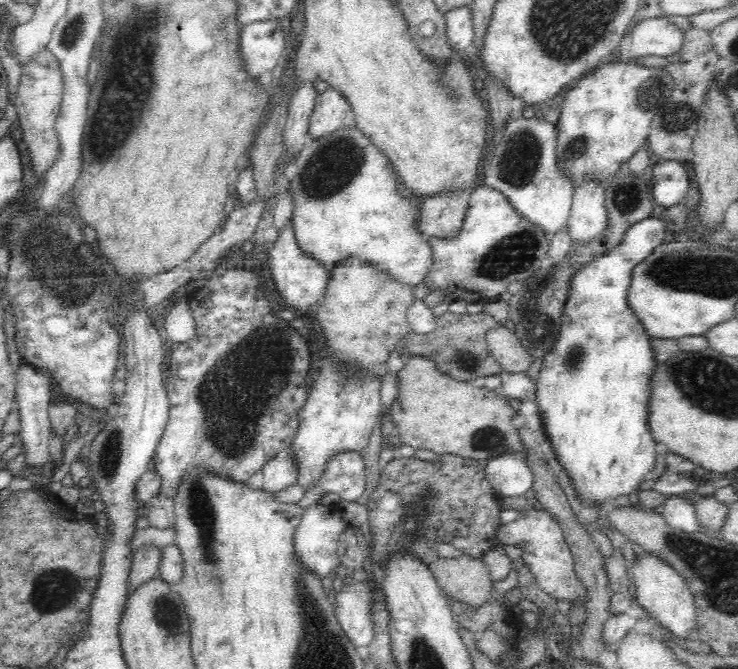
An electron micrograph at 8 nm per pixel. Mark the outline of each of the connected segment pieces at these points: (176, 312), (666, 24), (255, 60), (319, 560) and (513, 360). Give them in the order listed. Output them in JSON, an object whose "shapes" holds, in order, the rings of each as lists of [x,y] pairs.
{"shapes":[[[[174,302],[166,312],[164,328],[167,342],[180,344],[190,340],[196,332],[196,323],[188,306]]],[[[664,17],[642,18],[630,32],[633,59],[641,56],[670,56],[678,52],[684,40],[684,31]]],[[[266,20],[240,27],[237,53],[244,72],[252,80],[274,70],[285,56],[287,39],[279,21]]],[[[313,504],[312,507],[305,510],[300,525],[294,531],[294,556],[308,572],[313,572],[320,579],[333,576],[342,566],[342,561],[338,557],[339,538],[342,530],[346,530],[347,525],[342,521],[340,511],[336,504],[331,506]]],[[[505,325],[489,328],[485,334],[485,341],[499,370],[524,372],[533,364],[528,353],[519,345],[520,341],[514,331]]]]}

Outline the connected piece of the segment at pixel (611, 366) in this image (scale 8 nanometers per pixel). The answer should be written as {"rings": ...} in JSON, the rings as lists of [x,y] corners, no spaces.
{"rings":[[[648,216],[632,223],[628,230],[623,234],[622,241],[615,248],[596,257],[592,262],[586,263],[584,266],[576,269],[570,277],[568,296],[564,303],[561,314],[561,327],[559,328],[558,338],[554,342],[554,346],[550,348],[548,354],[540,360],[541,367],[539,368],[538,376],[535,381],[535,401],[538,414],[541,416],[541,423],[550,447],[556,455],[558,465],[562,466],[564,472],[570,479],[570,484],[576,497],[582,505],[596,506],[601,517],[604,517],[606,502],[616,500],[622,496],[629,496],[640,490],[640,485],[644,482],[648,473],[650,473],[656,465],[657,452],[660,449],[659,445],[654,441],[650,434],[650,429],[647,425],[647,400],[650,392],[650,377],[653,368],[658,364],[653,359],[653,352],[650,350],[649,336],[645,333],[644,327],[637,321],[637,318],[632,314],[632,311],[627,305],[626,291],[629,287],[631,270],[635,264],[638,264],[642,259],[645,259],[656,246],[660,246],[664,241],[664,220]]]}

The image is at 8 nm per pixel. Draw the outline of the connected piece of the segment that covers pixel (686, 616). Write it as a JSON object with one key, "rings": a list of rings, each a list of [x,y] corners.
{"rings":[[[633,545],[633,547],[641,554],[639,561],[636,561],[633,567],[629,569],[630,577],[636,584],[635,601],[661,628],[680,640],[687,640],[690,630],[697,630],[698,621],[696,620],[695,599],[686,585],[686,581],[661,558],[644,552],[637,545]]]}

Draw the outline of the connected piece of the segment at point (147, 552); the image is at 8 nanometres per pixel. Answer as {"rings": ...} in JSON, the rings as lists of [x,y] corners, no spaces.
{"rings":[[[144,546],[132,557],[128,578],[126,578],[126,599],[139,587],[158,577],[162,551],[155,546]]]}

